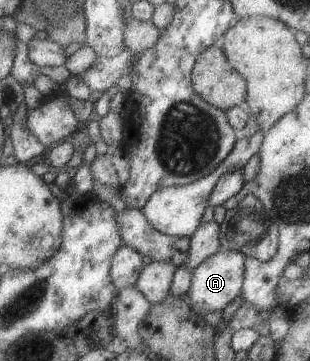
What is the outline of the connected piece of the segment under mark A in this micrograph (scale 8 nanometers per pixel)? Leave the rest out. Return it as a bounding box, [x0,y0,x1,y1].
[185,249,246,313]

